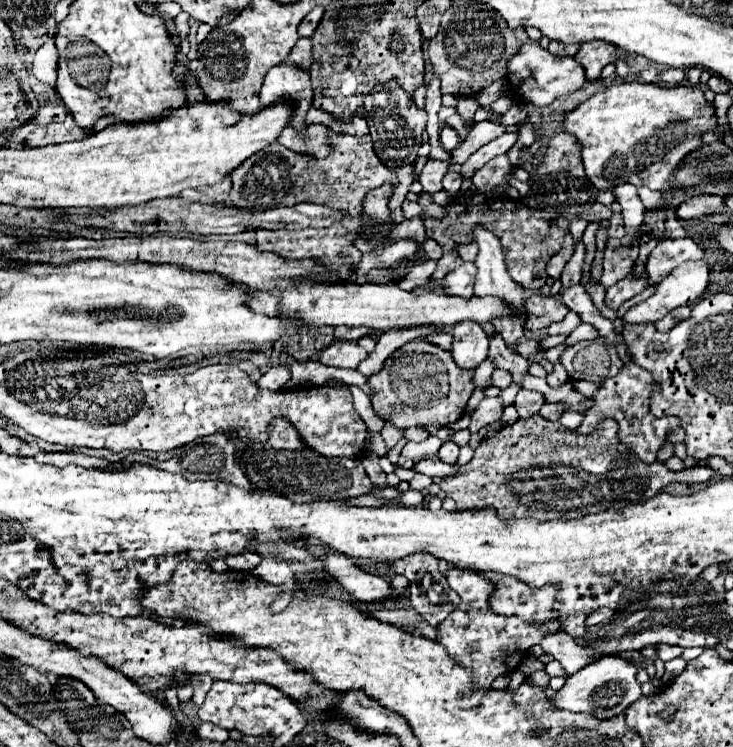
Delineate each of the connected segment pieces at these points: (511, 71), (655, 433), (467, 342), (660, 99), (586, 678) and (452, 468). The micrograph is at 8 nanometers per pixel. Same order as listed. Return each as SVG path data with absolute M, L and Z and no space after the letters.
M527 41L507 63L507 83L515 95L535 107L547 107L561 95L573 93L583 87L585 71L575 61L575 57L559 57L543 49L537 41Z
M631 361L625 363L625 367L621 369L619 375L603 381L603 387L593 397L595 405L589 411L585 411L585 421L581 423L581 427L577 431L589 433L603 417L613 417L619 423L619 439L621 439L621 443L625 443L641 461L653 463L657 459L659 447L667 441L667 433L671 429L679 427L679 423L673 417L665 417L665 419L653 417L653 413L649 411L649 397L651 397L651 391L653 391L651 381L653 379L651 379L649 371L637 367Z
M475 321L453 325L453 359L463 369L475 369L489 353L489 337Z
M623 81L579 103L567 113L563 131L579 141L585 173L597 189L613 191L615 185L631 183L665 191L671 173L689 151L701 145L701 133L711 131L715 123L713 105L705 101L699 87L663 87Z
M601 657L599 661L583 667L575 675L567 677L565 687L557 693L551 703L555 707L575 711L575 713L591 713L599 719L609 719L623 713L631 703L641 697L641 685L637 681L637 667L619 659L619 657Z
M427 457L427 459L421 459L413 465L413 471L415 473L421 473L421 475L429 475L429 477L445 477L445 475L451 475L455 473L459 467L457 465L447 465L447 463L441 463L439 457Z

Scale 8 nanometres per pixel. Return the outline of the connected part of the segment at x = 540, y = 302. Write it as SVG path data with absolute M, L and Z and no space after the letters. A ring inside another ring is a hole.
M533 293L525 301L525 329L527 331L539 331L549 327L555 321L561 321L569 309L557 301L555 297L541 297L539 293Z

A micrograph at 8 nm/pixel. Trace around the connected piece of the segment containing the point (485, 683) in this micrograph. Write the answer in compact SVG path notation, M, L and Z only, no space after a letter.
M451 567L445 571L445 579L449 581L449 587L459 593L461 601L449 617L437 625L437 641L449 651L449 655L453 655L453 659L457 659L457 663L461 663L461 667L473 671L473 681L481 683L481 687L491 687L499 675L511 673L511 667L515 671L533 645L539 645L545 635L561 631L561 623L557 623L557 619L529 623L519 617L503 617L493 613L489 597L495 585L473 571Z

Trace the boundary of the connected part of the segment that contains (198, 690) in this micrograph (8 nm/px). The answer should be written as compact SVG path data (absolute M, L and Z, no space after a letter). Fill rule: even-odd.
M191 675L189 681L191 681L193 689L195 689L191 701L193 701L197 707L201 707L203 701L205 701L205 695L209 693L209 689L211 689L211 685L213 685L213 679L211 679L209 675Z

